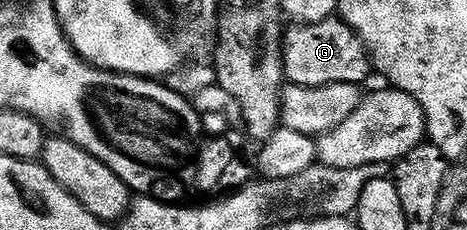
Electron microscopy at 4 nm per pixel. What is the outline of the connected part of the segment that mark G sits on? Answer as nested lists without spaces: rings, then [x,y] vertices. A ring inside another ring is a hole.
[[[332,17],[320,23],[301,23],[286,28],[283,37],[283,74],[288,84],[296,87],[327,85],[363,85],[373,75],[367,46],[342,18]]]

